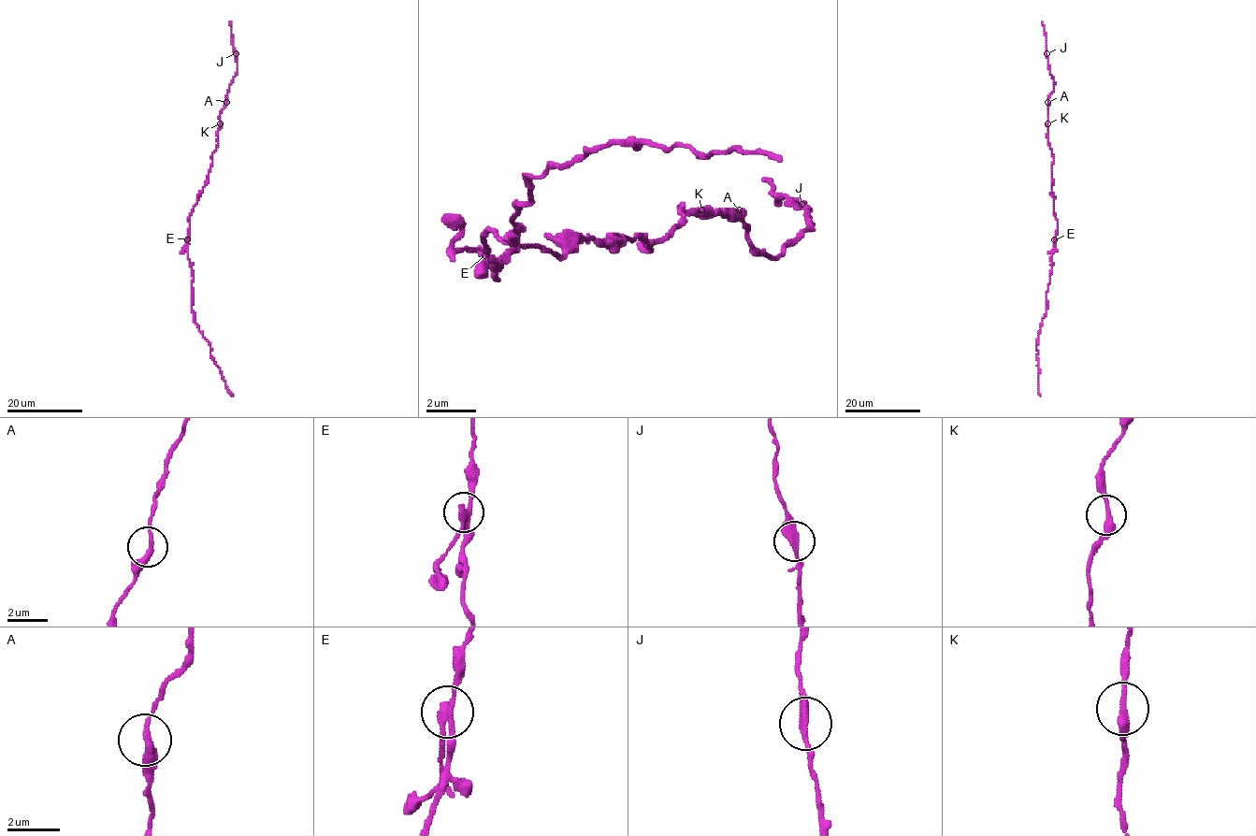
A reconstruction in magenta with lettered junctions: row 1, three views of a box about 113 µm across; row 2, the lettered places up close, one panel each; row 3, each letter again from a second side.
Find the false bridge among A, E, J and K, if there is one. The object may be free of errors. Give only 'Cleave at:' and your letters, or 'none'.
Cleave at: E

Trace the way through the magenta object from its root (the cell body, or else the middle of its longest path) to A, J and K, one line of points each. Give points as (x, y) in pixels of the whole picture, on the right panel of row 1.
A: (1053, 208), (1053, 155), (1047, 139), (1047, 102)
J: (1053, 208), (1053, 155), (1047, 139), (1047, 99), (1054, 88), (1054, 80), (1046, 53)
K: (1053, 208), (1053, 155), (1047, 139), (1047, 123)

